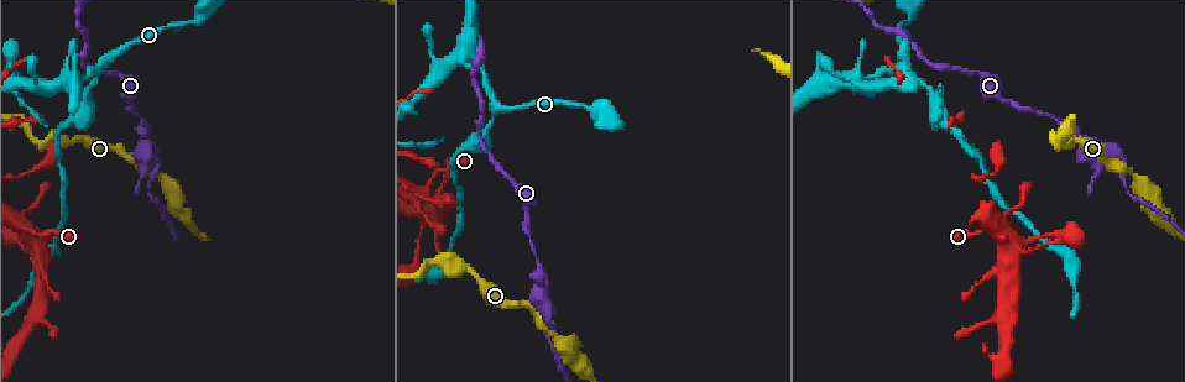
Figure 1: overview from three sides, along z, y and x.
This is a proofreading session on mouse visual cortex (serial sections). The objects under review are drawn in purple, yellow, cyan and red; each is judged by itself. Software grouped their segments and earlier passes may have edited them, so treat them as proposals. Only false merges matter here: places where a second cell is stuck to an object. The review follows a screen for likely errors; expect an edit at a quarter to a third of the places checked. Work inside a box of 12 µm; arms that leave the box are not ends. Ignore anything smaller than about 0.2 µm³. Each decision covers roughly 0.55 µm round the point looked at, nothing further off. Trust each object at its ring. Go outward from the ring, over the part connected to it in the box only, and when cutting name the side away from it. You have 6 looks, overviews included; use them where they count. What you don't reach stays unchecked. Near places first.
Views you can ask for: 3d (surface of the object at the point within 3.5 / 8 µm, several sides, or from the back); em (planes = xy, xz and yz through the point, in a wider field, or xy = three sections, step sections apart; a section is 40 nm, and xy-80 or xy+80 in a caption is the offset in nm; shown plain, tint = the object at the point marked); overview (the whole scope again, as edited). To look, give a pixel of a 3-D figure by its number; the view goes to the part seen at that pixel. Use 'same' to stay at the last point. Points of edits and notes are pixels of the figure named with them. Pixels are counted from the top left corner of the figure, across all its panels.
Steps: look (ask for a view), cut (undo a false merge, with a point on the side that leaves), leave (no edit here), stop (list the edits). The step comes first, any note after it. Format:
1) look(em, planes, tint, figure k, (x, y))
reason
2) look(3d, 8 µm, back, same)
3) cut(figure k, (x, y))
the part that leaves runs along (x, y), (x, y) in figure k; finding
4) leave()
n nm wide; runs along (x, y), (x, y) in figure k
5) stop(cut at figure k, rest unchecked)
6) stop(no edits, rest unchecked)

look(3d, 3.5 µm, figure 1, (39, 147))

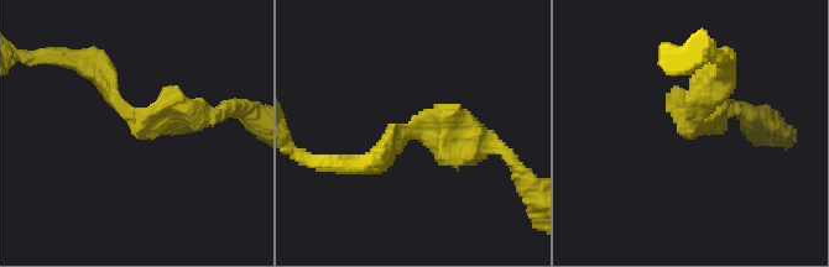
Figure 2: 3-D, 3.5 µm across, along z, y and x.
look(em, xy, step 3, tint, figure 2, (692, 124))
arms of 200, 250 nm; need the tissue

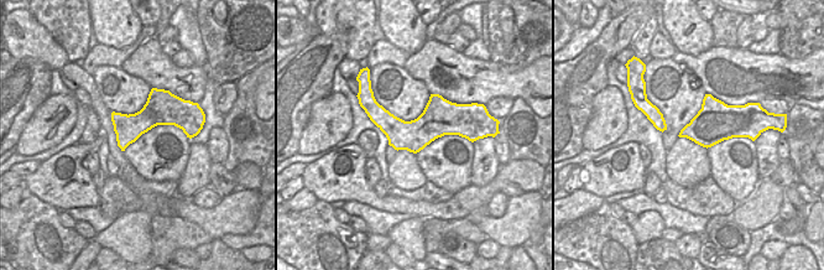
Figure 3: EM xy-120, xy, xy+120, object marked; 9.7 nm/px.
leave()
runs along (368, 109), (394, 128), (468, 126) in figure 3; all the same cell

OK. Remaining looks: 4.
look(3d, 3.5 µm, figure 1, (156, 160))

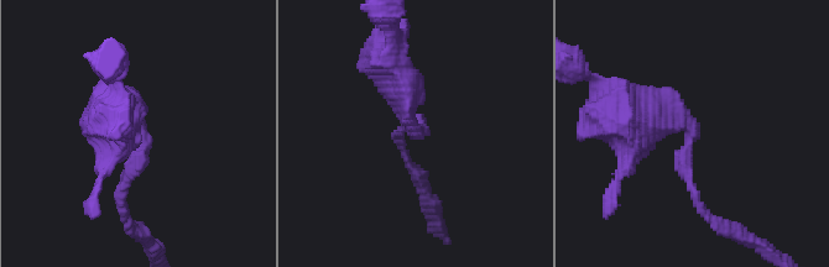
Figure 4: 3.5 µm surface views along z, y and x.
look(em, xy, step 5, tint, figure 4, (690, 131))
arms of 150, 450 nm; shape alone is not enough

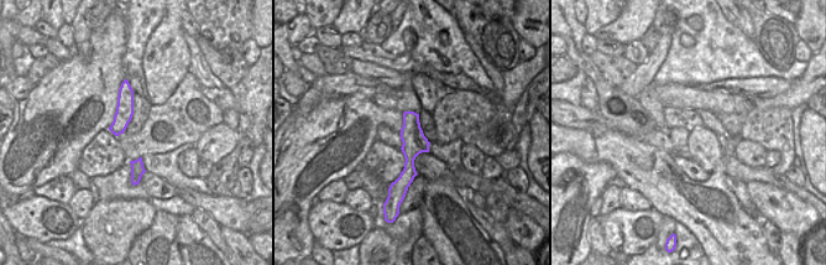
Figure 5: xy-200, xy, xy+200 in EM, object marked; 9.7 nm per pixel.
leave()
runs along (114, 106), (141, 132), (121, 200) in figure 4; continuous, no second cell

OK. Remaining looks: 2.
stop(no edits, rest unchecked)

